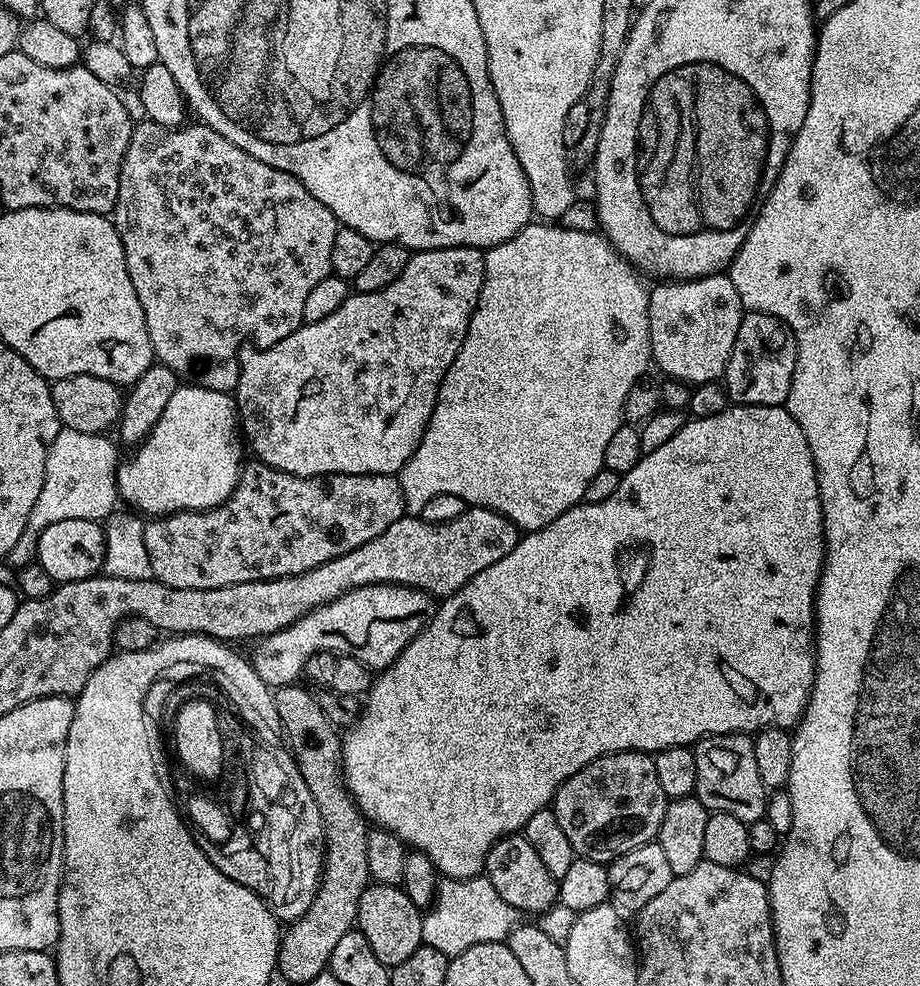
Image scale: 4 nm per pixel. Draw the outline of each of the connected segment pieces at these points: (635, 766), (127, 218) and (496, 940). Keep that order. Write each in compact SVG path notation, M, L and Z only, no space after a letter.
M612 752L566 778L550 807L577 857L607 866L622 854L655 841L668 801L649 753Z
M151 122L137 123L132 129L130 146L122 162L116 210L110 219L116 225L118 238L122 238L122 250L126 258L126 270L130 270L130 282L134 282L134 294L142 302L142 314L146 318L146 330L150 334L152 355L174 374L200 388L231 393L240 377L240 349L251 345L254 348L269 348L274 342L282 342L304 323L302 309L310 290L322 282L322 278L333 275L330 250L334 247L334 234L338 222L298 178L246 154L230 138L222 138L218 130L203 122L185 123L178 128L158 126Z
M487 875L472 876L468 880L439 881L436 898L423 913L422 938L424 944L434 950L442 950L449 958L470 950L479 944L499 944L507 941L509 934L521 923L522 913L494 890Z

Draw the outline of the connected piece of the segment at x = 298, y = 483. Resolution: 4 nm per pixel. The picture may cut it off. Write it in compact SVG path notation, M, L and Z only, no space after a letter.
M248 462L243 465L240 481L234 486L230 498L222 502L216 508L208 508L205 512L173 512L171 516L157 516L149 519L144 525L146 554L149 555L152 575L158 582L162 582L171 588L193 588L194 590L210 590L222 586L234 586L242 582L254 582L255 580L273 580L274 578L286 578L294 574L302 574L306 570L314 570L322 566L322 562L330 562L366 542L370 538L378 538L386 526L398 522L406 515L404 511L404 491L399 479L395 475L386 474L338 474L330 476L295 476L286 474L272 468L269 464Z

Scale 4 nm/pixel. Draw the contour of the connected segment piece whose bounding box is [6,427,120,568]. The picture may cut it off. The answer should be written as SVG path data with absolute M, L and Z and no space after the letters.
M61 427L47 452L46 476L38 501L27 519L27 528L18 538L7 561L16 568L33 563L36 557L37 539L46 526L54 522L69 521L70 518L103 521L115 511L119 501L116 488L116 469L119 467L120 454L117 445L108 440L108 436L96 433L85 434L82 431Z

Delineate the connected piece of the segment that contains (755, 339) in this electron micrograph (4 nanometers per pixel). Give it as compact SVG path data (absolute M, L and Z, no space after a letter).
M745 311L742 326L738 326L738 338L734 338L734 350L724 371L722 385L728 391L732 404L784 406L788 402L795 365L796 339L790 329L765 312Z

